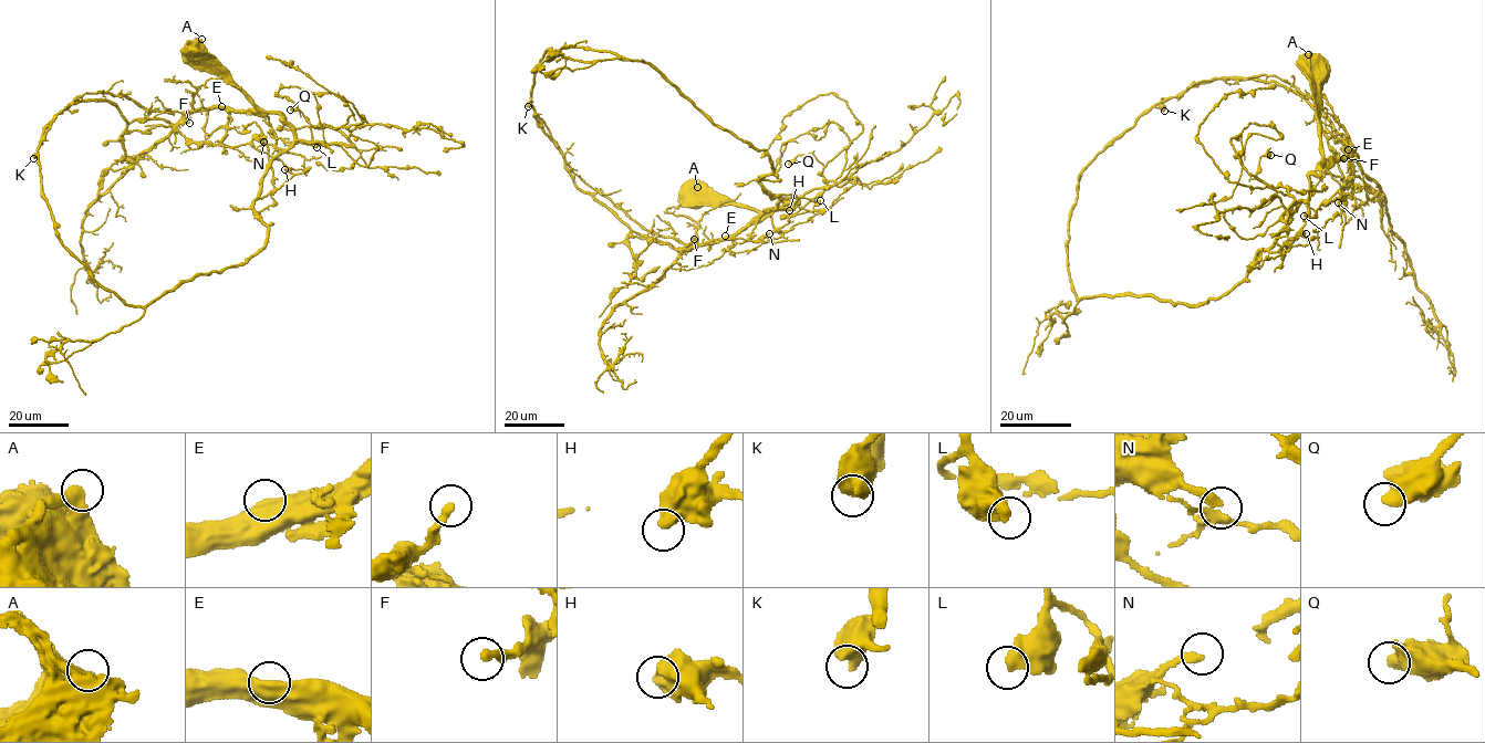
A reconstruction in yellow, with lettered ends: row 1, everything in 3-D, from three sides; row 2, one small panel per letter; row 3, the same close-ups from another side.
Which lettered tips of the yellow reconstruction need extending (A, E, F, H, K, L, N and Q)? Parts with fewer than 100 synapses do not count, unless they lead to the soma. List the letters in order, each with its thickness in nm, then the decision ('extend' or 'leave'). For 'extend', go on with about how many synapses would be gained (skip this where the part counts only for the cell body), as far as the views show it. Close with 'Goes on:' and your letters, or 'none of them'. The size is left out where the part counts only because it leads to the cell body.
A: 420 nm | leave
E: 800 nm | leave
F: 300 nm | leave
H: 600 nm | leave
K: 480 nm | leave
L: 550 nm | leave
N: 280 nm | leave
Q: 550 nm | leave
Goes on: none of them

